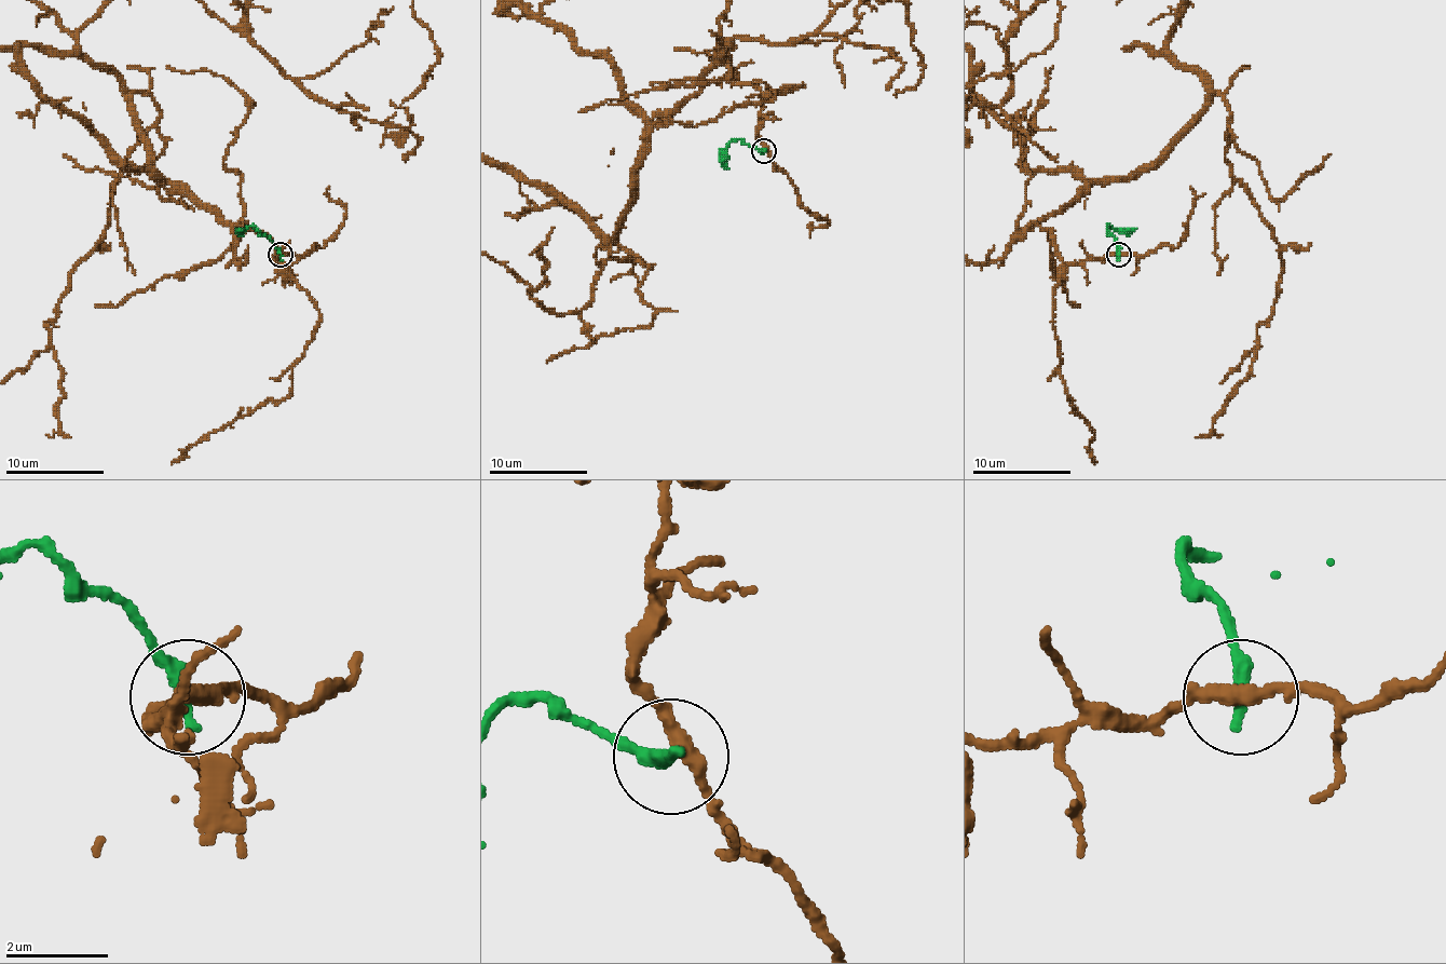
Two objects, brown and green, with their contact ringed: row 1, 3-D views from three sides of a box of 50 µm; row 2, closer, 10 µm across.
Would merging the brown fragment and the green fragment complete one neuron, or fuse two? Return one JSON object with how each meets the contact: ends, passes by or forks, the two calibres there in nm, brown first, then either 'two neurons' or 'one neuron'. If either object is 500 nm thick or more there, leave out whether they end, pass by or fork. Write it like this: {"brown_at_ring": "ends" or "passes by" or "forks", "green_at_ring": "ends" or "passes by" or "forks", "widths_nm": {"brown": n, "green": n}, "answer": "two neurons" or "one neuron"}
{"brown_at_ring": "passes by", "green_at_ring": "ends", "widths_nm": {"brown": 280, "green": 320}, "answer": "two neurons"}

